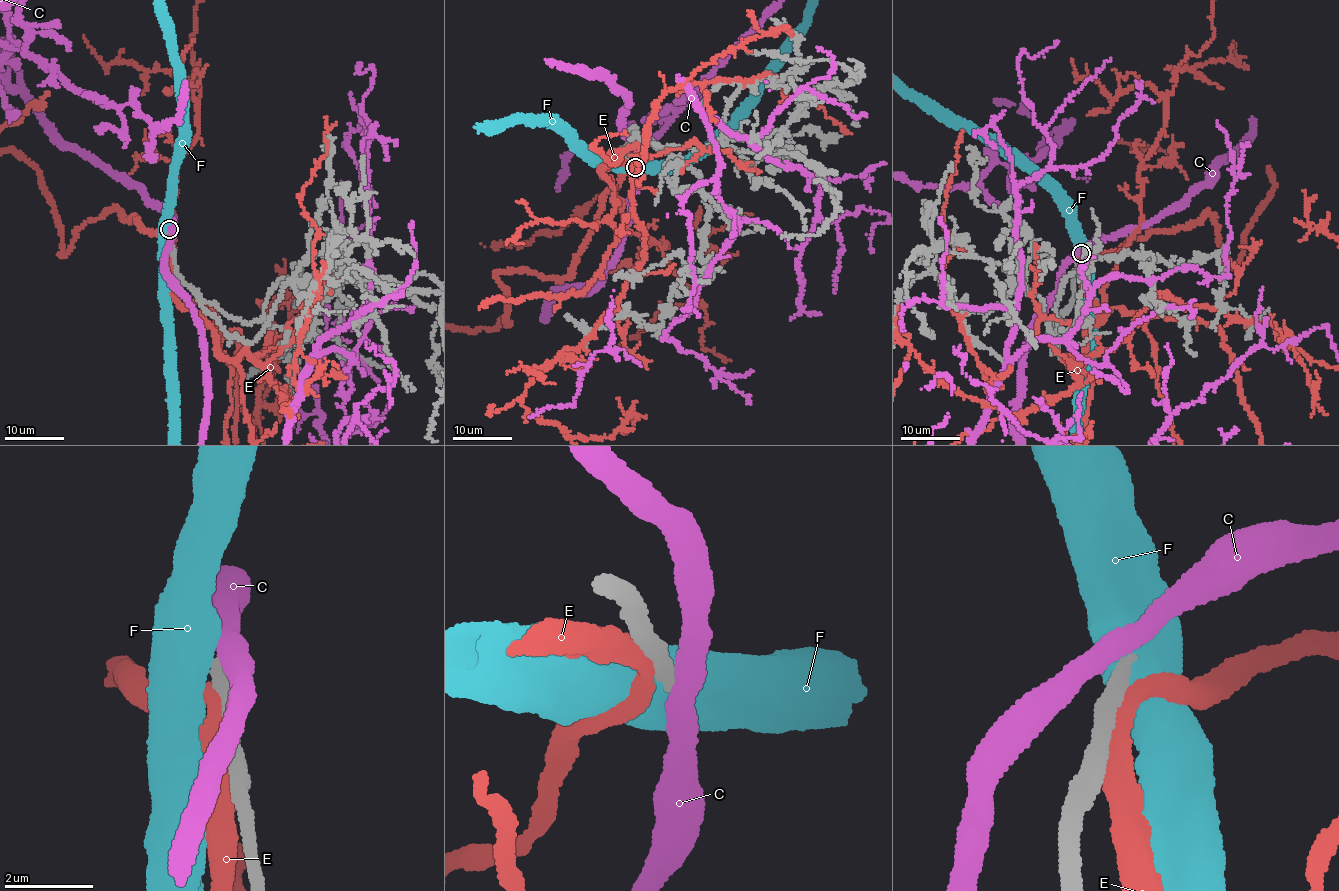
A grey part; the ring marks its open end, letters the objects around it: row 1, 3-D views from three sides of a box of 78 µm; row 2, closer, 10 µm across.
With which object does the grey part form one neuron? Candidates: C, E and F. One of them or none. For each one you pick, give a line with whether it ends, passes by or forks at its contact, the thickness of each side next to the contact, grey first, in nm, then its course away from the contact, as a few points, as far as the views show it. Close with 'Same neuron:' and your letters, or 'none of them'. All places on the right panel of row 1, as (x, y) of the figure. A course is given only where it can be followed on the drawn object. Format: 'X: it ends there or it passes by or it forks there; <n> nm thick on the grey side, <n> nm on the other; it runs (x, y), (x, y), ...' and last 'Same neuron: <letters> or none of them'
Same neuron: none of them

